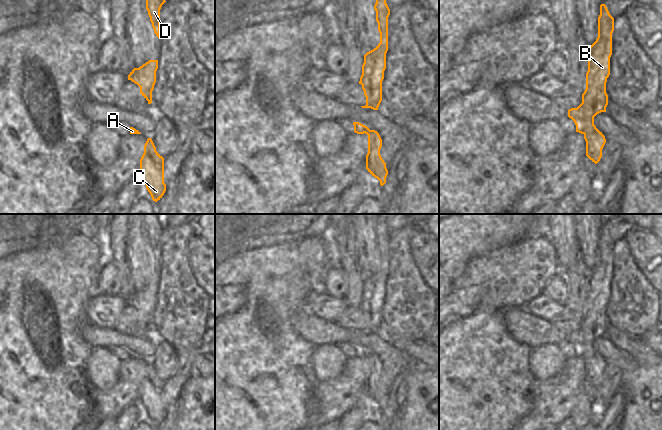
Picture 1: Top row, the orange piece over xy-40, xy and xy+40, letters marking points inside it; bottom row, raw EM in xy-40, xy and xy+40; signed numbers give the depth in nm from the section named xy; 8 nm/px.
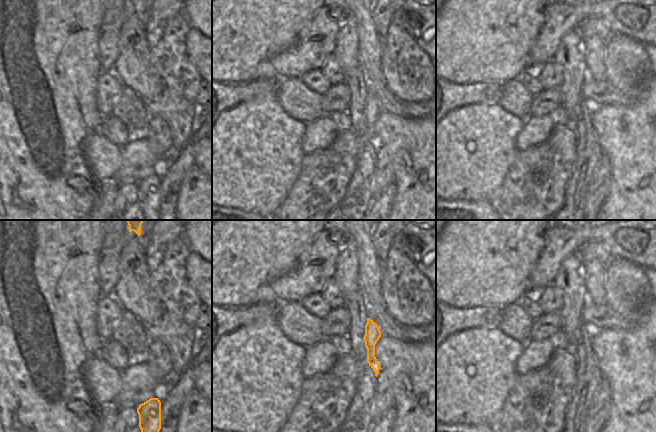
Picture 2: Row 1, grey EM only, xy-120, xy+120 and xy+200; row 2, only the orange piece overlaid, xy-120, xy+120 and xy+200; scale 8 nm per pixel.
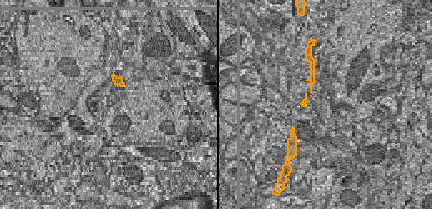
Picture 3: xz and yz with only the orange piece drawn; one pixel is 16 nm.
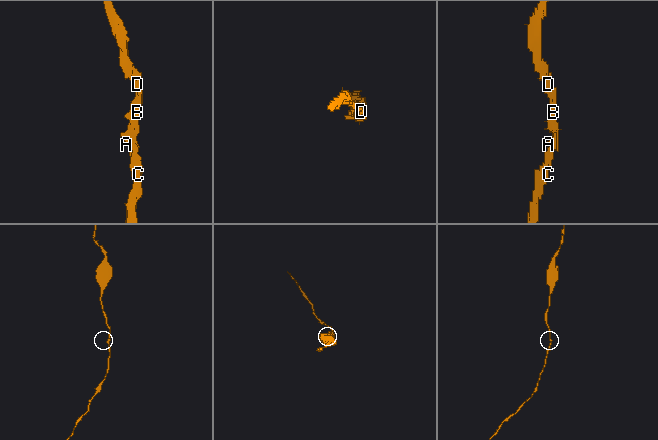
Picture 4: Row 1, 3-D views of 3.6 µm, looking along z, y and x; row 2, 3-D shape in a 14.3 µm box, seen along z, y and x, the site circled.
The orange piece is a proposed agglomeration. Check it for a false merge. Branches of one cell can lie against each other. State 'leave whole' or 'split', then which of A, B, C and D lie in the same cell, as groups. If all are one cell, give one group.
leave whole; groups A B C D

